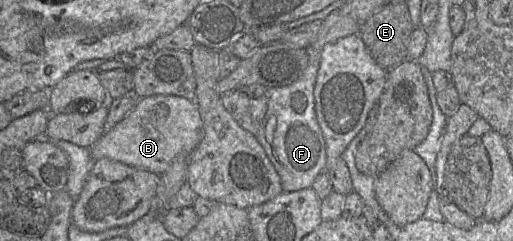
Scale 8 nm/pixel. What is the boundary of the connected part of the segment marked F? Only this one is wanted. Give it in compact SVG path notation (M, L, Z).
M312 55L310 63L295 82L283 87L267 87L267 111L255 137L279 174L283 192L310 188L318 174L326 171L326 146L314 100L319 65L318 55Z

